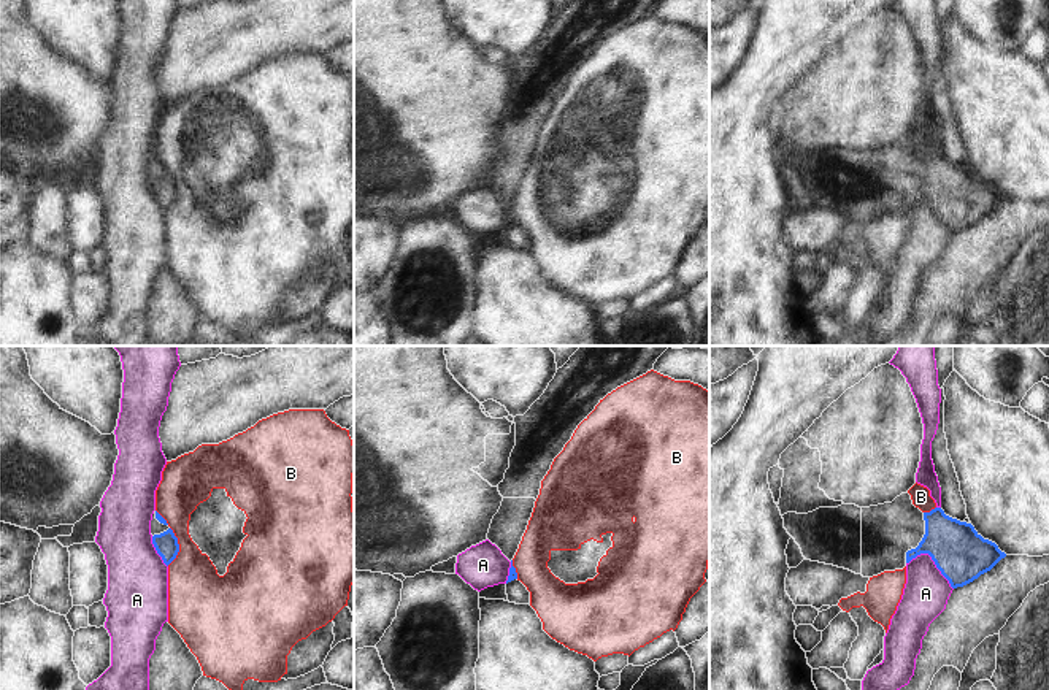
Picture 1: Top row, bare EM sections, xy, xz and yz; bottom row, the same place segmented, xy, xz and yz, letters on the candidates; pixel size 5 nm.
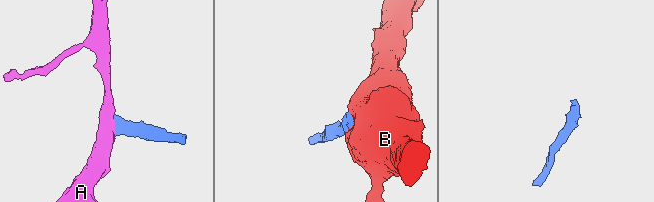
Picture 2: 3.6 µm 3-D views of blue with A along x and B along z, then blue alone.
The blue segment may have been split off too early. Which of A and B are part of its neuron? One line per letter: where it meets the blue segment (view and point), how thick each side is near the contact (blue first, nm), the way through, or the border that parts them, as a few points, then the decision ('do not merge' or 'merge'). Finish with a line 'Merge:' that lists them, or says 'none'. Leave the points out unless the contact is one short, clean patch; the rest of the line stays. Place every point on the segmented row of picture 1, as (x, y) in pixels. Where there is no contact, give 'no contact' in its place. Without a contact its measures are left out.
A: contact yz (933, 560); calibres 280 and 240 nm; border yz (906, 562), (927, 554), (952, 589); do not merge
B: contact xy (178, 546); calibres 120 and 280 nm; do not merge
Merge: none

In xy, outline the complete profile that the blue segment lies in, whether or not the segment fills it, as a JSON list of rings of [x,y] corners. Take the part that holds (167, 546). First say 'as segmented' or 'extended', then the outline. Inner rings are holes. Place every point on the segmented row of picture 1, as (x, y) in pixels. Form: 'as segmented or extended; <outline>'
extended; [[[154,511],[152,514],[151,535],[157,554],[168,566],[176,558],[179,552],[179,544],[173,530],[168,527],[167,520],[157,511]]]

